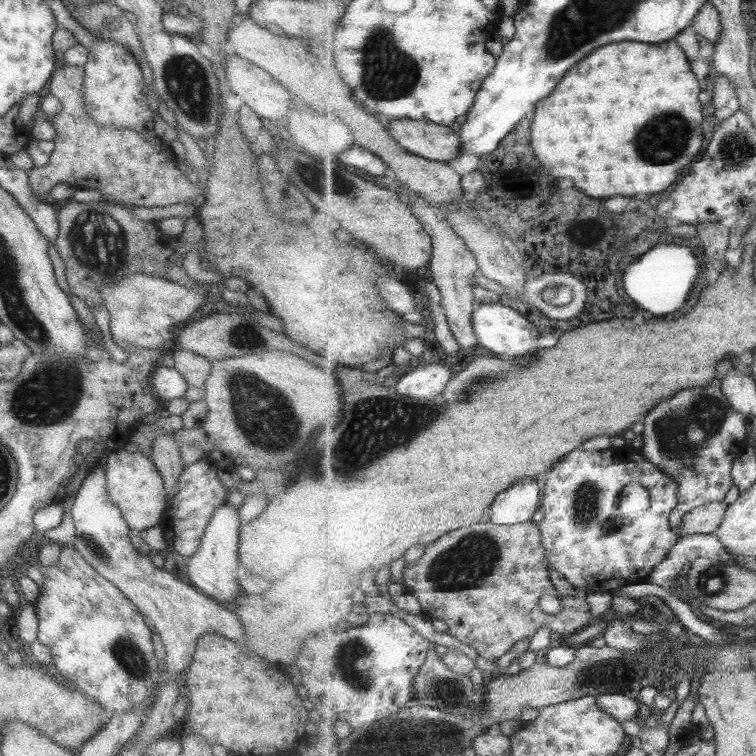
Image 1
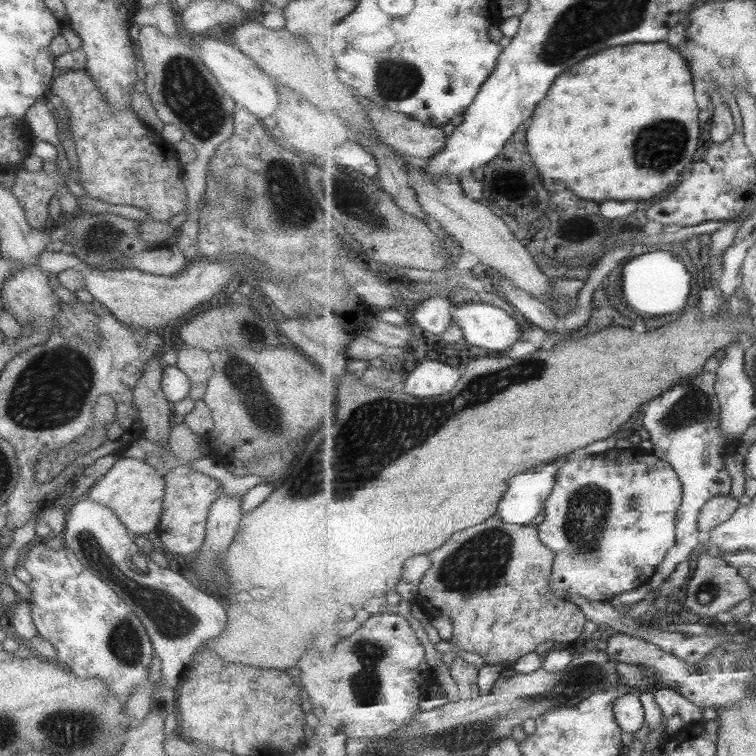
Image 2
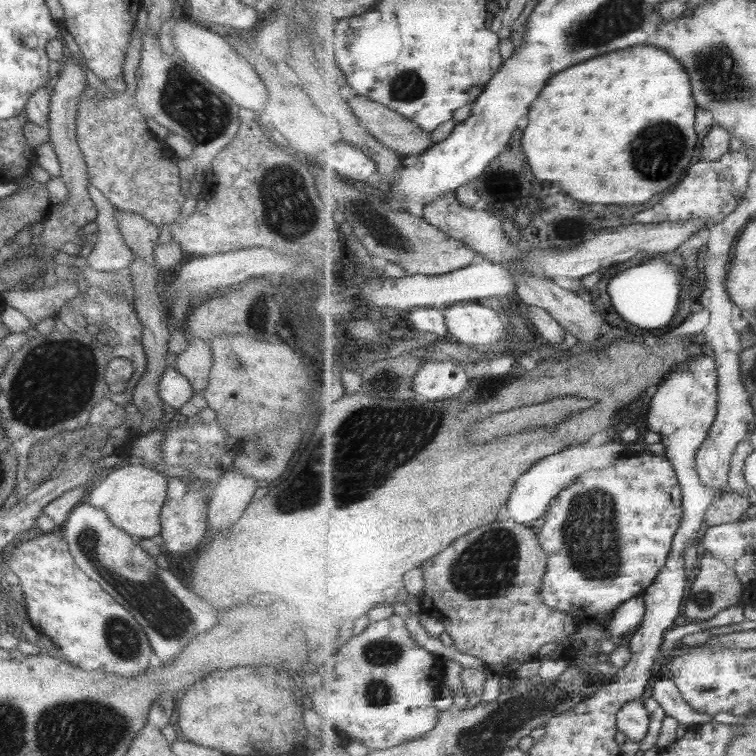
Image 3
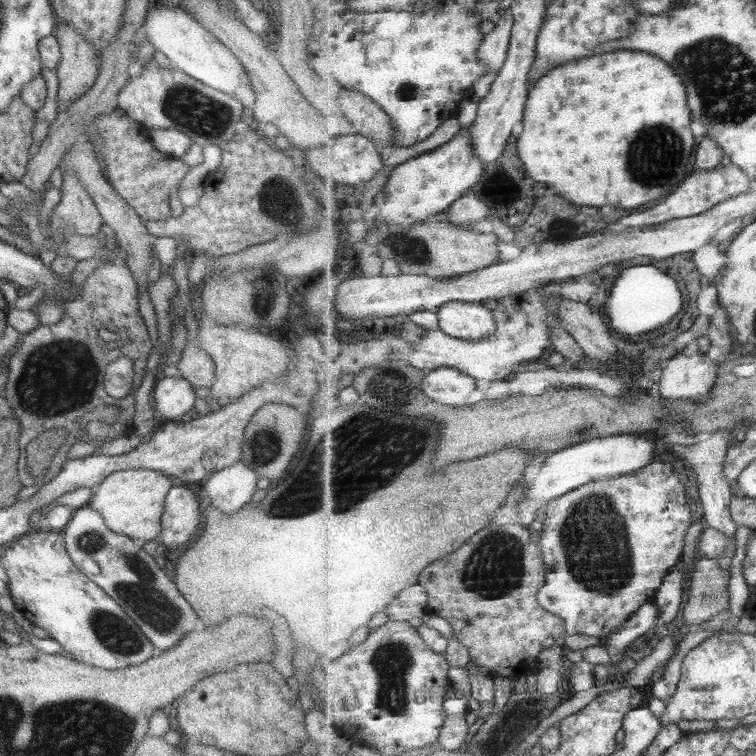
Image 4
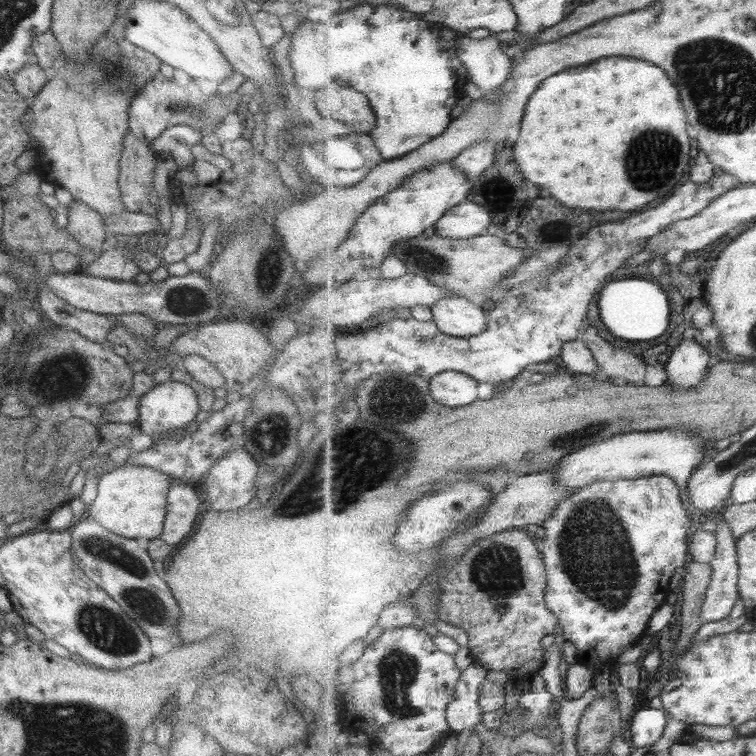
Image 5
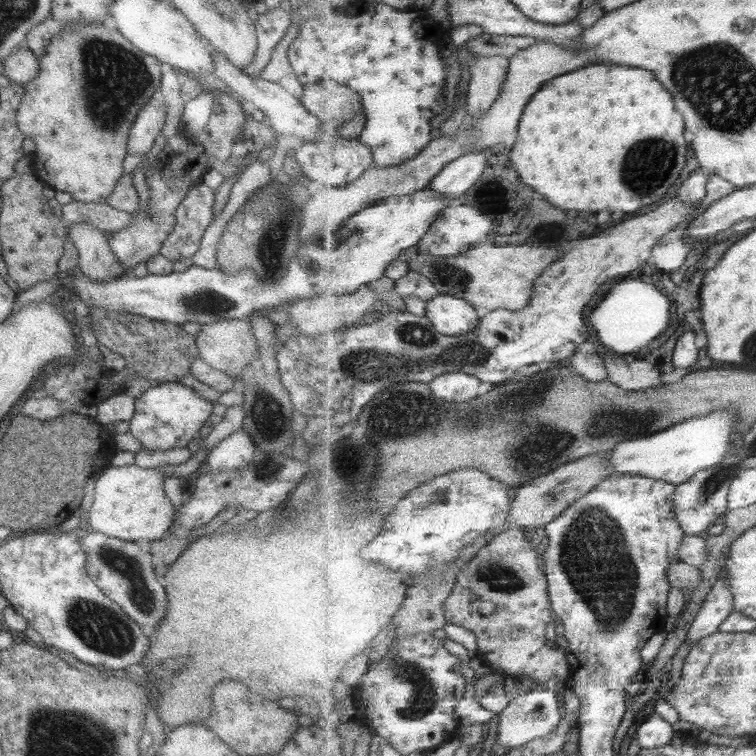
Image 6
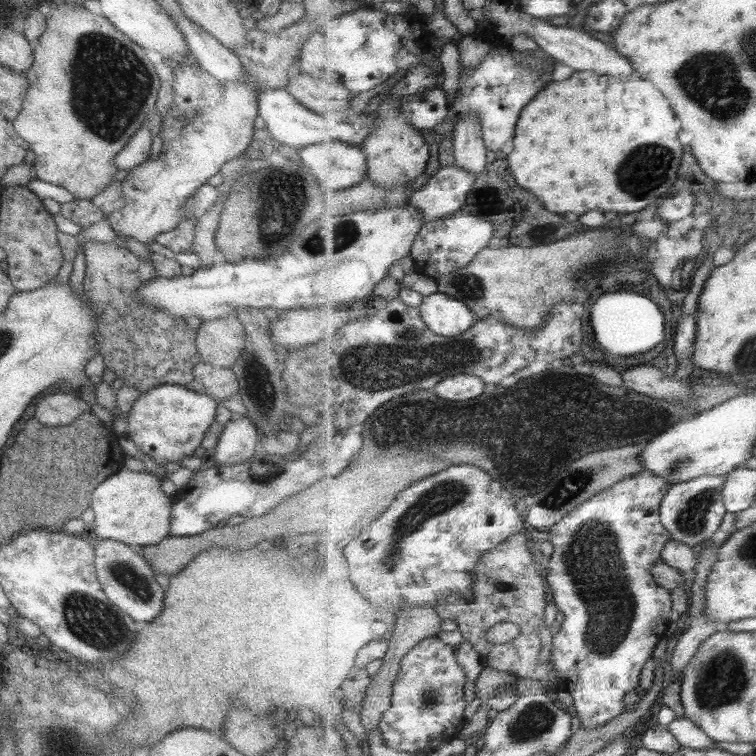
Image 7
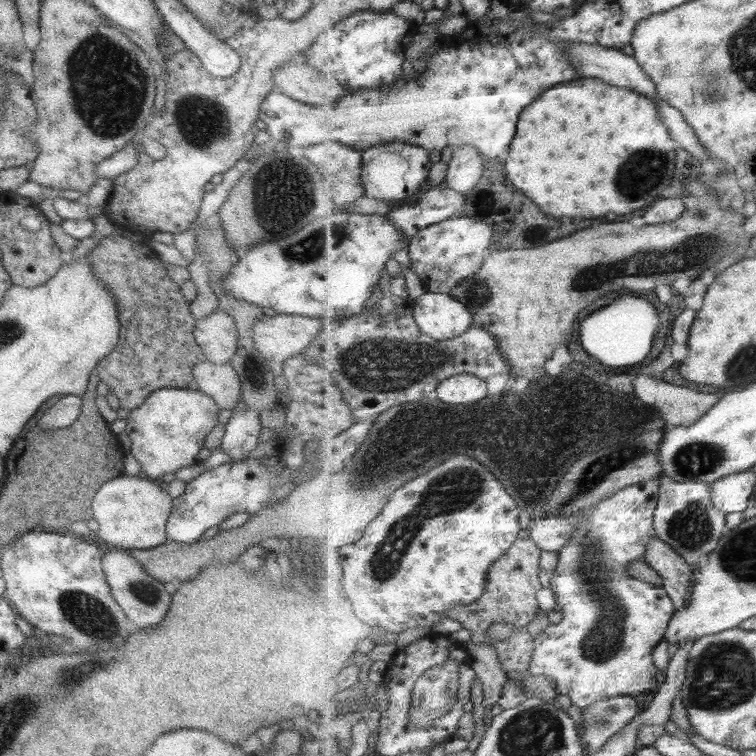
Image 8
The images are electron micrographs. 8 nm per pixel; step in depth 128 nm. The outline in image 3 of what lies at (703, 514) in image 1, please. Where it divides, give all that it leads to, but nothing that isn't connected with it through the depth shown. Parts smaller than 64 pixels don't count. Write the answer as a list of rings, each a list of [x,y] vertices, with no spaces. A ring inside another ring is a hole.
[[[727,491],[707,509],[705,526],[708,528],[739,521],[739,518],[747,512],[747,508],[749,508],[747,494]]]

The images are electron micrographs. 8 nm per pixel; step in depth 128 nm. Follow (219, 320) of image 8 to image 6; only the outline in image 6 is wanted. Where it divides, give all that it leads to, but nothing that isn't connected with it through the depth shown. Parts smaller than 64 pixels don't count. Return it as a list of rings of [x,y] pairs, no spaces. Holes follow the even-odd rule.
[[[231,319],[201,325],[201,330],[194,335],[198,357],[202,358],[211,368],[224,372],[231,378],[238,374],[254,359],[258,351],[252,328],[248,321]]]

